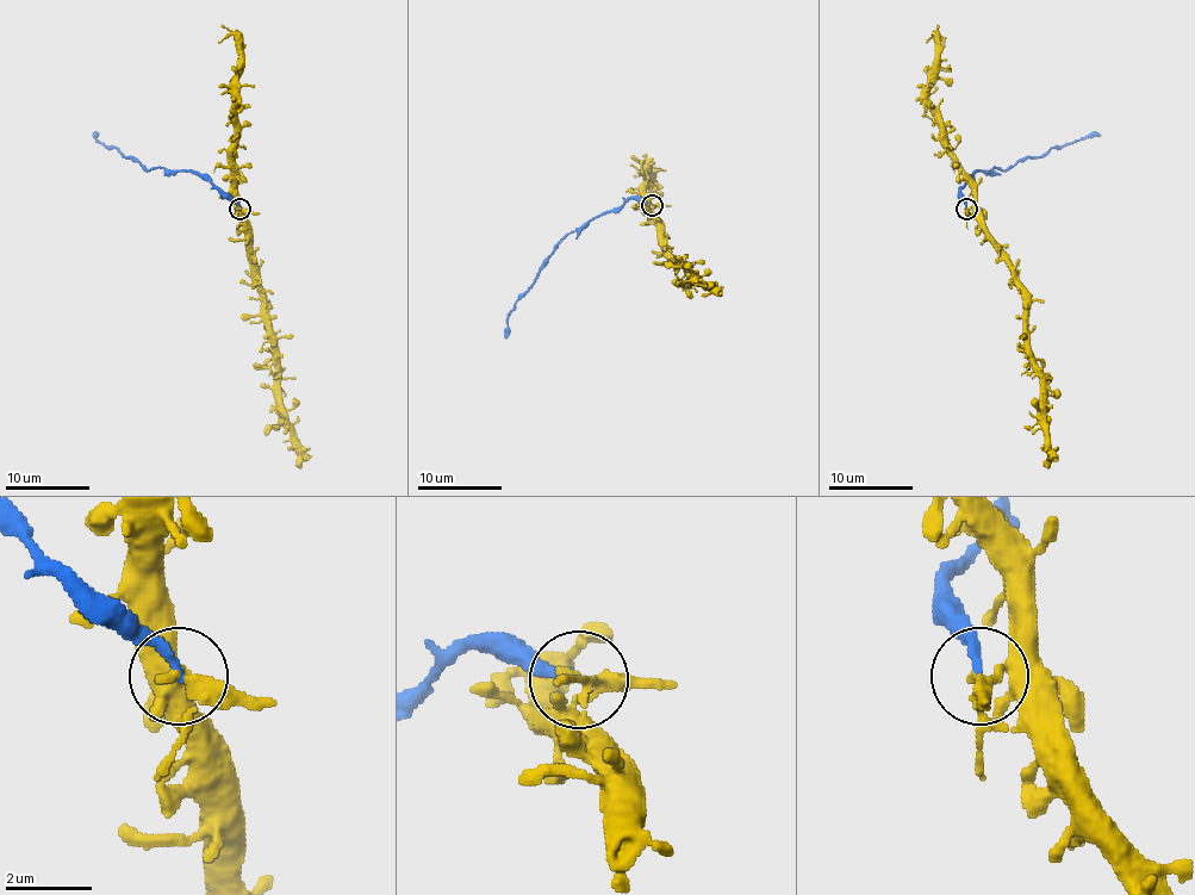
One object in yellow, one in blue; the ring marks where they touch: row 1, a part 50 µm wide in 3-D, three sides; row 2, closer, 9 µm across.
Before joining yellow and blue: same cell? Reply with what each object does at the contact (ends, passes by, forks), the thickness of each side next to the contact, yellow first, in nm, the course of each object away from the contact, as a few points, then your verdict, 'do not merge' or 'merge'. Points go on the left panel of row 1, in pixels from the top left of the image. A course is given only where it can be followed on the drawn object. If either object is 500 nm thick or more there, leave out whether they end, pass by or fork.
yellow forks there; blue ends there; 200 nm thick on the yellow side, 190 nm on the other; yellow runs (240, 207), (246, 248), (265, 298), (265, 328), (280, 379), (280, 423), (290, 434), (300, 467); blue runs (240, 207), (207, 180), (191, 172), (147, 169), (136, 159), (124, 157), (94, 136); do not merge

